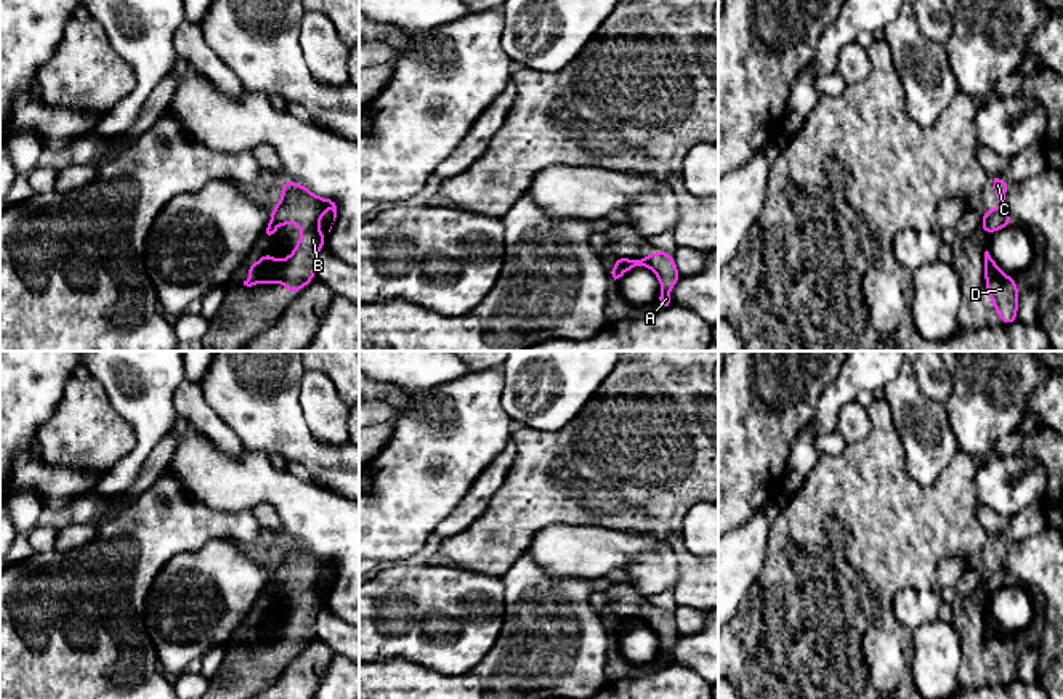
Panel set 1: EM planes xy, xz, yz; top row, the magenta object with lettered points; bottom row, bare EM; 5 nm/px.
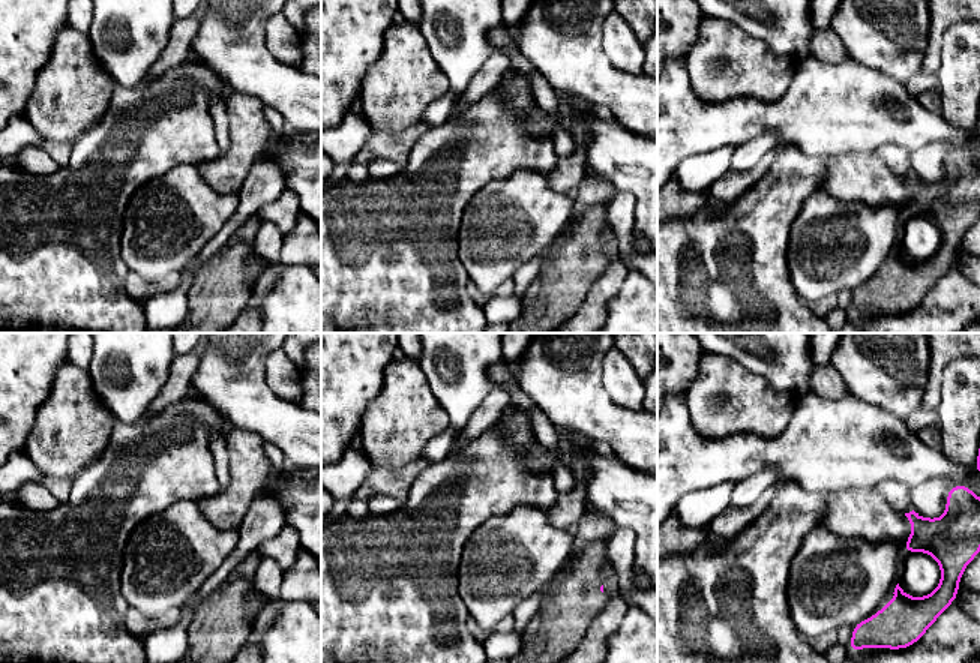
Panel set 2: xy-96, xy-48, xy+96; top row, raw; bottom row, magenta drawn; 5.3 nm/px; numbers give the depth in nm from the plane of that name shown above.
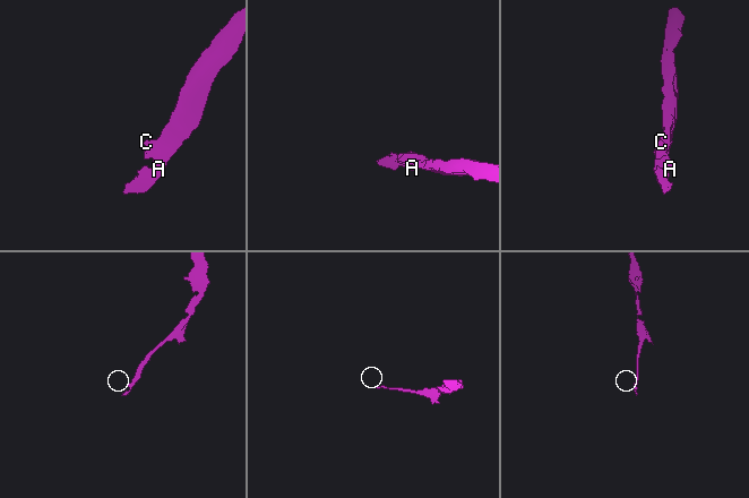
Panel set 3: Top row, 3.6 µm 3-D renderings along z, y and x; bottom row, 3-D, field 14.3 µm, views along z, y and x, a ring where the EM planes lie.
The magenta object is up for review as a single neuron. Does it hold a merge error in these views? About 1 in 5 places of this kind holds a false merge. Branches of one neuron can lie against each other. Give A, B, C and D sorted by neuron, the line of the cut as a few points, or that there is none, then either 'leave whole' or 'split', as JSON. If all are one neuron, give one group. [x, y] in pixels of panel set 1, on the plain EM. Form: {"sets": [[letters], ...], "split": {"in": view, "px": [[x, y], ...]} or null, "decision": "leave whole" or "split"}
{"sets": [["A", "B", "C", "D"]], "split": null, "decision": "leave whole"}

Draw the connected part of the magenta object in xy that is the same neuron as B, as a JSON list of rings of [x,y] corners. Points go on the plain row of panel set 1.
[[[282,539],[282,556],[273,566],[266,593],[274,593],[287,582],[297,582],[301,595],[293,611],[282,620],[273,617],[273,611],[266,611],[252,625],[245,625],[249,636],[244,644],[257,643],[285,643],[285,653],[290,656],[316,638],[316,617],[329,600],[317,585],[325,569],[333,571],[337,577],[337,564],[327,556],[314,555],[308,545],[293,539]]]

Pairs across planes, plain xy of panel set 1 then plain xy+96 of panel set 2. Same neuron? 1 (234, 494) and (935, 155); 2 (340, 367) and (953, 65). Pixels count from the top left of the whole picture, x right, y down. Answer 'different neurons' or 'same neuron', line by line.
1: different neurons
2: different neurons

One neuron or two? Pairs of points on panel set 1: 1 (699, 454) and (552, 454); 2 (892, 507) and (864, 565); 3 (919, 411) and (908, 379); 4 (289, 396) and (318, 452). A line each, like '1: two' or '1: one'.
1: one
2: one
3: one
4: one

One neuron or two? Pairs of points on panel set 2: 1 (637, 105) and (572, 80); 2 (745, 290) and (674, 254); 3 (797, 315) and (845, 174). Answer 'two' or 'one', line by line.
1: one
2: one
3: two

